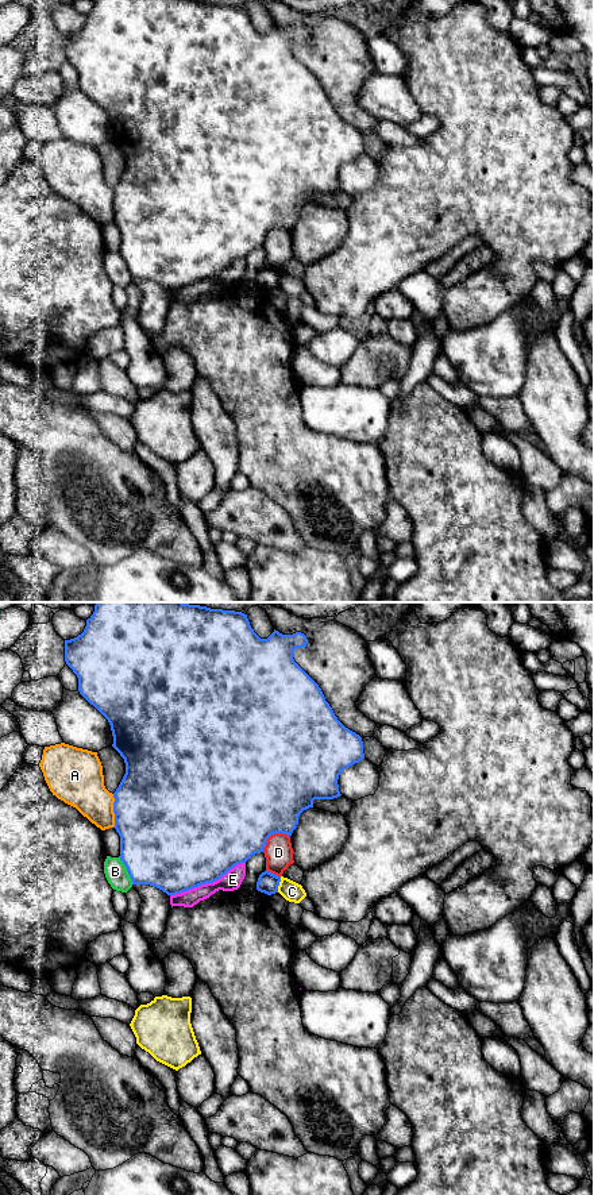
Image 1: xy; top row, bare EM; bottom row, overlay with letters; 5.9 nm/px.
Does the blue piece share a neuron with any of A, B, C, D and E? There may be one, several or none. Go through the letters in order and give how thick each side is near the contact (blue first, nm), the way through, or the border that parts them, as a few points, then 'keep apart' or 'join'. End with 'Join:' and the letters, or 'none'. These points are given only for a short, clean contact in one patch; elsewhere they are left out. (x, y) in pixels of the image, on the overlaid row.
A: 500/280 nm | keep apart
B: 480/130 nm | keep apart
C: 120/120 nm | keep apart
D: 500/170 nm | keep apart
E: 500/110 nm | keep apart
Join: none

